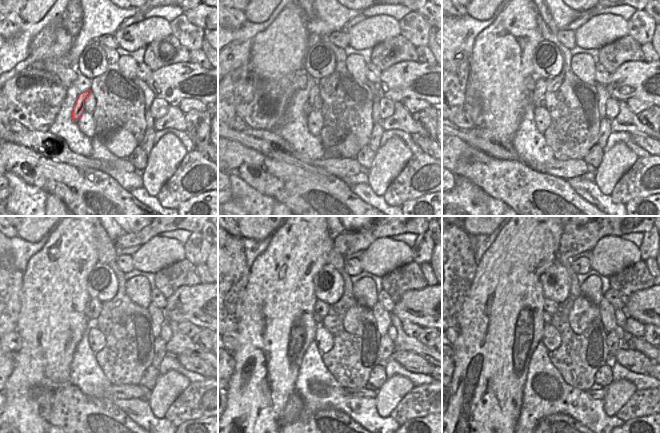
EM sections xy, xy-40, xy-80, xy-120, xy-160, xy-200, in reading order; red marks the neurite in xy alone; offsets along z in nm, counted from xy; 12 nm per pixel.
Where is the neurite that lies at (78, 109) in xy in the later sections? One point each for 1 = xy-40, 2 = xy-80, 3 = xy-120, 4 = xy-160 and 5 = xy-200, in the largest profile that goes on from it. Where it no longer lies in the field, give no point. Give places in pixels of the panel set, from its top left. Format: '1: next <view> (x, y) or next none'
1: next xy-40 (314, 92)
2: next xy-80 (540, 84)
3: next xy-120 (93, 310)
4: next xy-160 (321, 308)
5: next xy-200 (550, 306)

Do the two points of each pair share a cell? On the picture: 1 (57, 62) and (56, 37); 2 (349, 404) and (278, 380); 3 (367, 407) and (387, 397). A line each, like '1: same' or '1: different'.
1: same
2: different
3: different

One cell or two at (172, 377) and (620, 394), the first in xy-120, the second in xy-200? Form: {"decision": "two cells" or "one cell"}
{"decision": "one cell"}

